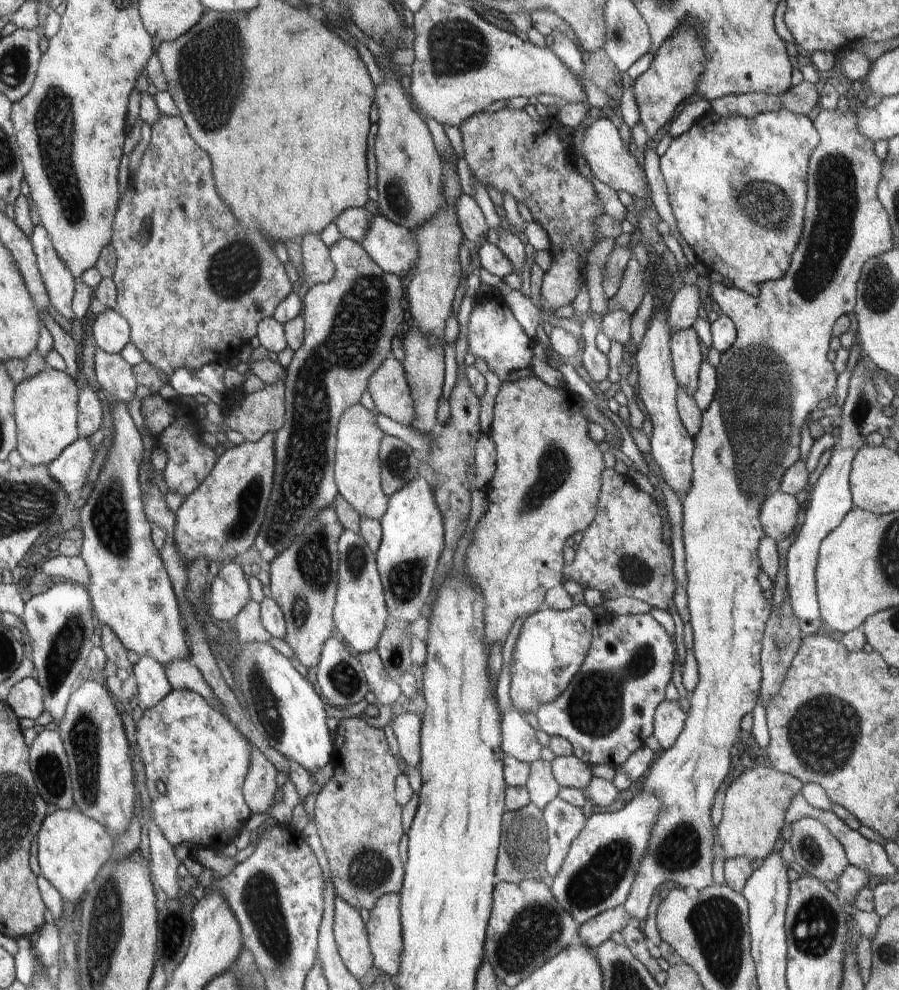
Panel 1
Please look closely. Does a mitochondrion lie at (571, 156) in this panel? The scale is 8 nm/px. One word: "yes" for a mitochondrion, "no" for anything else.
no

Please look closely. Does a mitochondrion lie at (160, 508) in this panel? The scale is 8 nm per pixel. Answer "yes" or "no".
no

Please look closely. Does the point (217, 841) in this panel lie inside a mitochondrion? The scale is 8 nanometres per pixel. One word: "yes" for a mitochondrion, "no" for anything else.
no

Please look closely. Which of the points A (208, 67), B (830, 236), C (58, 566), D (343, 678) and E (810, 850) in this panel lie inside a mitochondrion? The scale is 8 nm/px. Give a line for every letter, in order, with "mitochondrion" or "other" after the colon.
A: mitochondrion
B: mitochondrion
C: other
D: mitochondrion
E: mitochondrion

